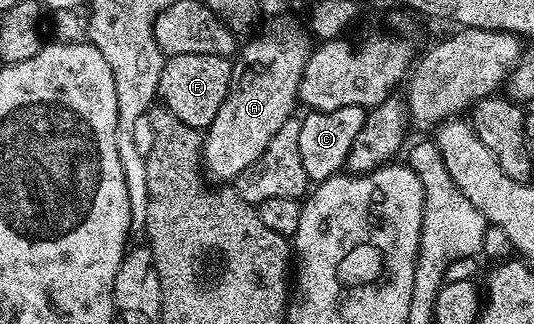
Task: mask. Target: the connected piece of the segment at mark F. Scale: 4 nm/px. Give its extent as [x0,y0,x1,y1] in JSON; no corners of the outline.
[158,56,231,131]

